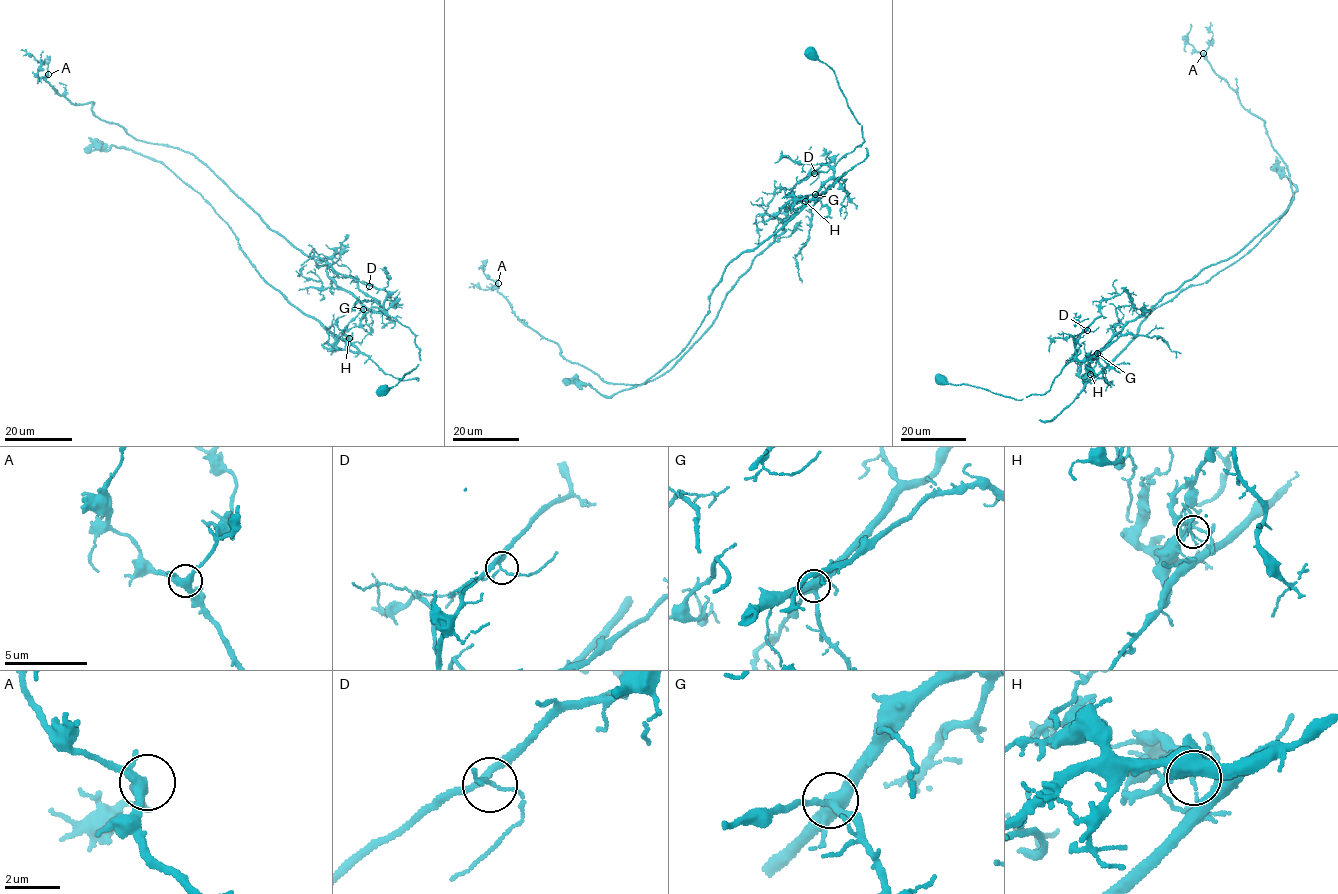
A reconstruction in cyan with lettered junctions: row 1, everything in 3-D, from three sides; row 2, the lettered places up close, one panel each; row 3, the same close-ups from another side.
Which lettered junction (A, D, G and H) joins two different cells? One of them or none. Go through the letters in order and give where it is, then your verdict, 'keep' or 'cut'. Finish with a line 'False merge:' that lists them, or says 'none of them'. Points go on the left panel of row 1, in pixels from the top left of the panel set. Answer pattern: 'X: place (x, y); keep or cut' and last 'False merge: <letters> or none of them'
A: place (48, 74); keep
D: place (369, 286); keep
G: place (363, 309); keep
H: place (349, 338); cut
False merge: H

